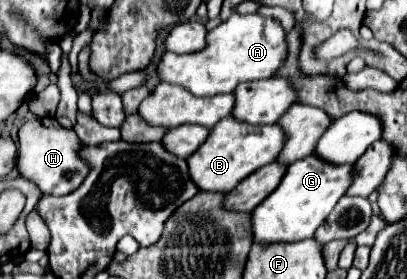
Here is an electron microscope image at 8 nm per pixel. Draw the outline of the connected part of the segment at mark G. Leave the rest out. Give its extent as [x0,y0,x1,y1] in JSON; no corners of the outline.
[252,154,354,242]

